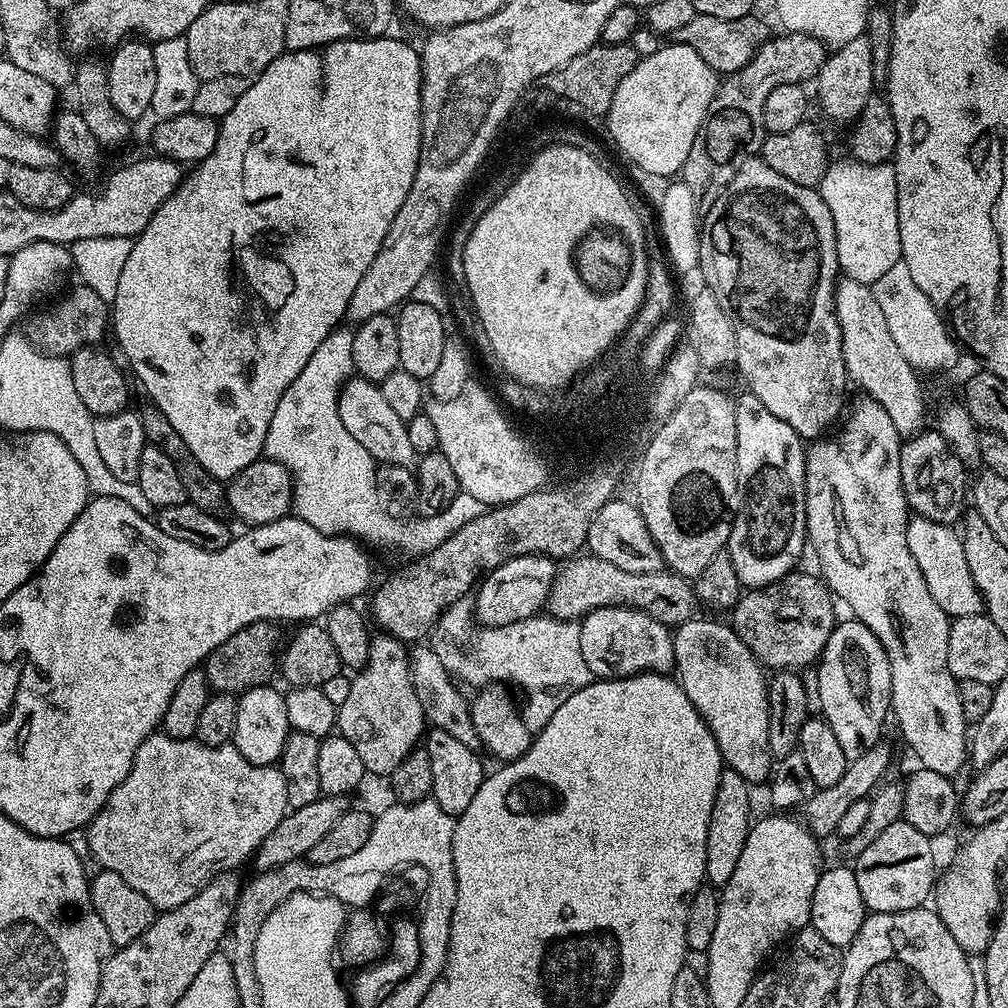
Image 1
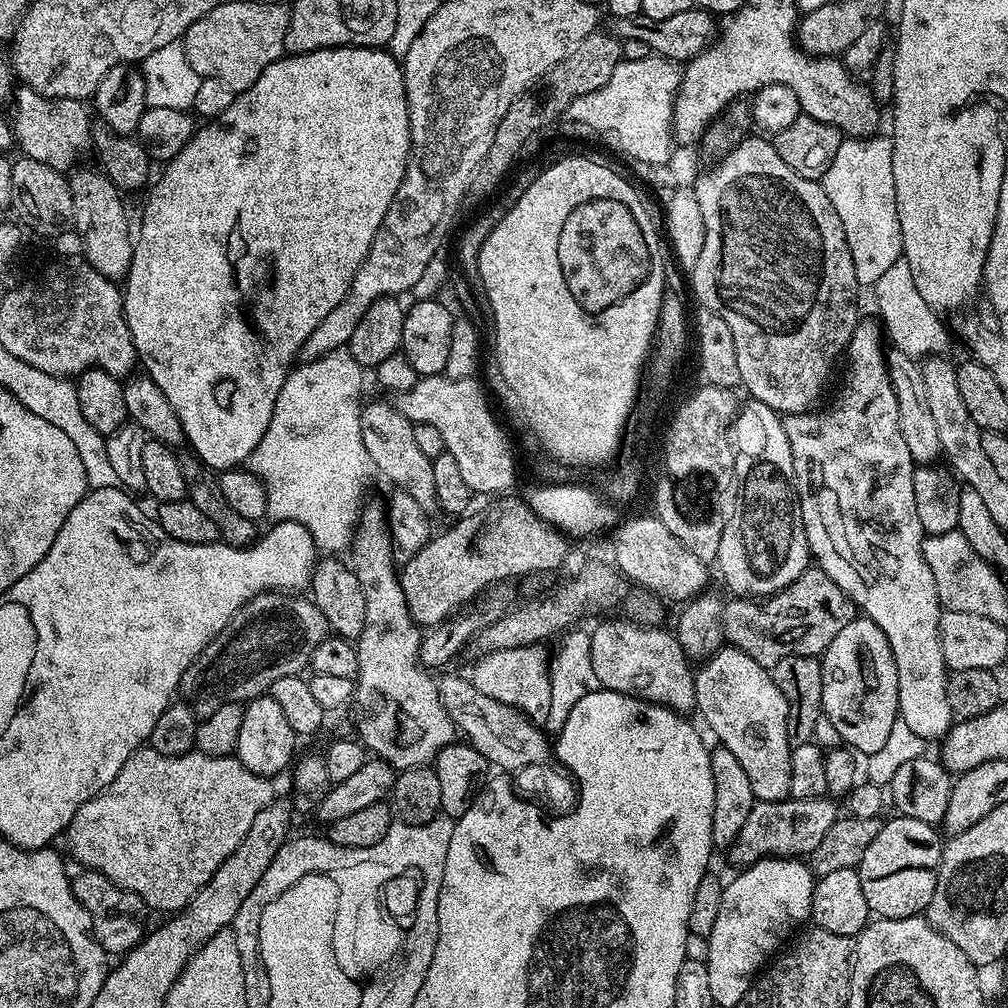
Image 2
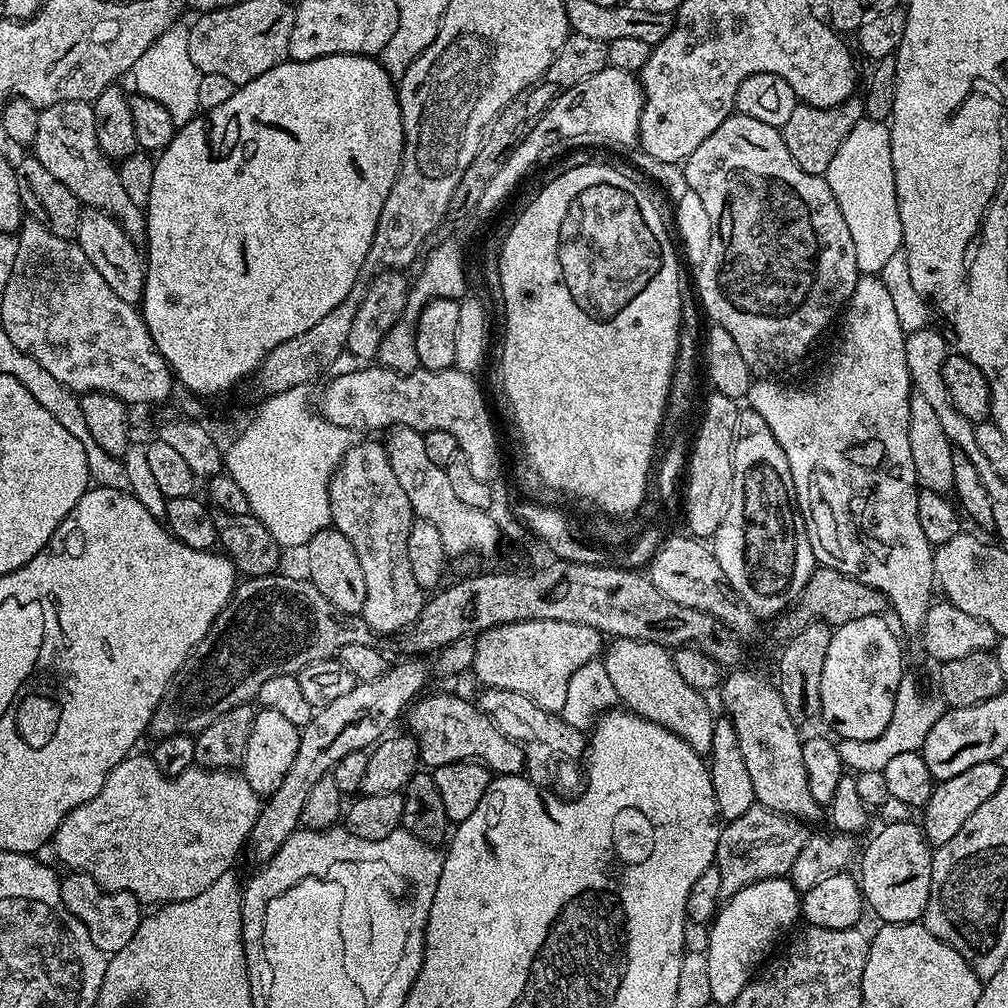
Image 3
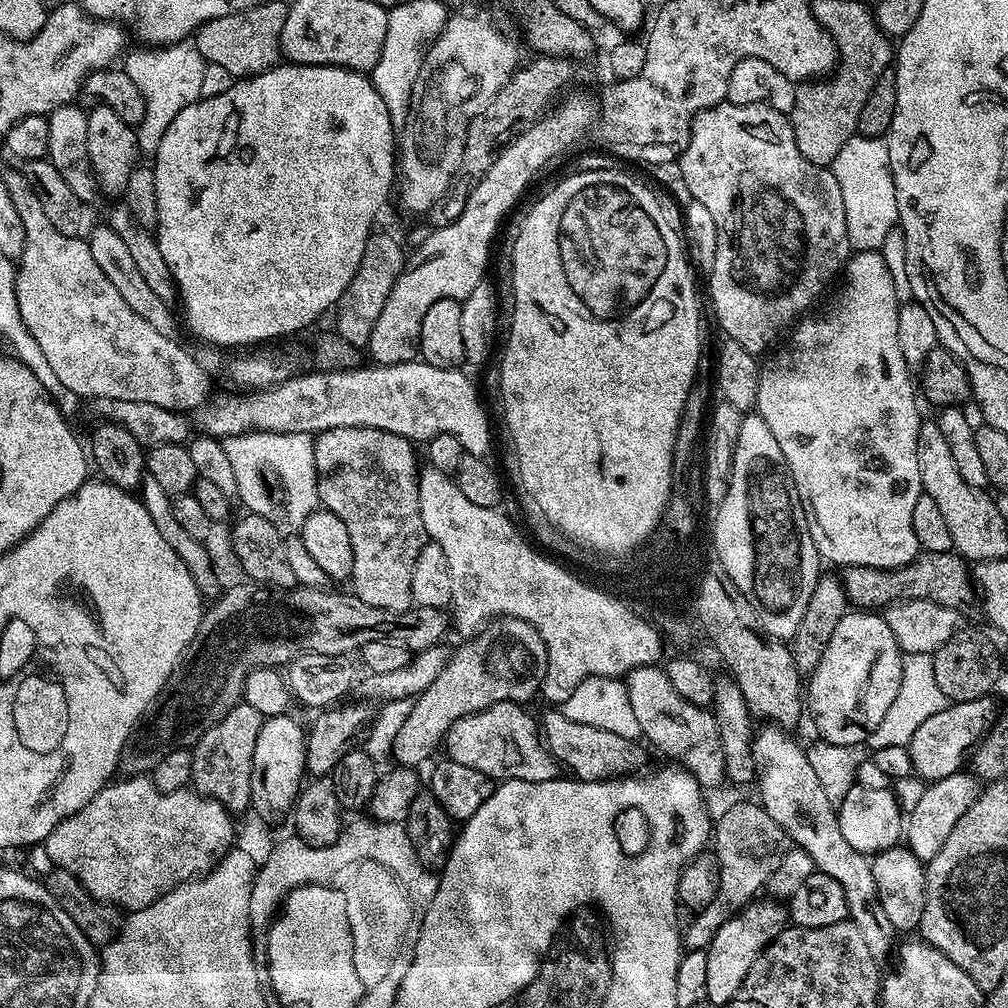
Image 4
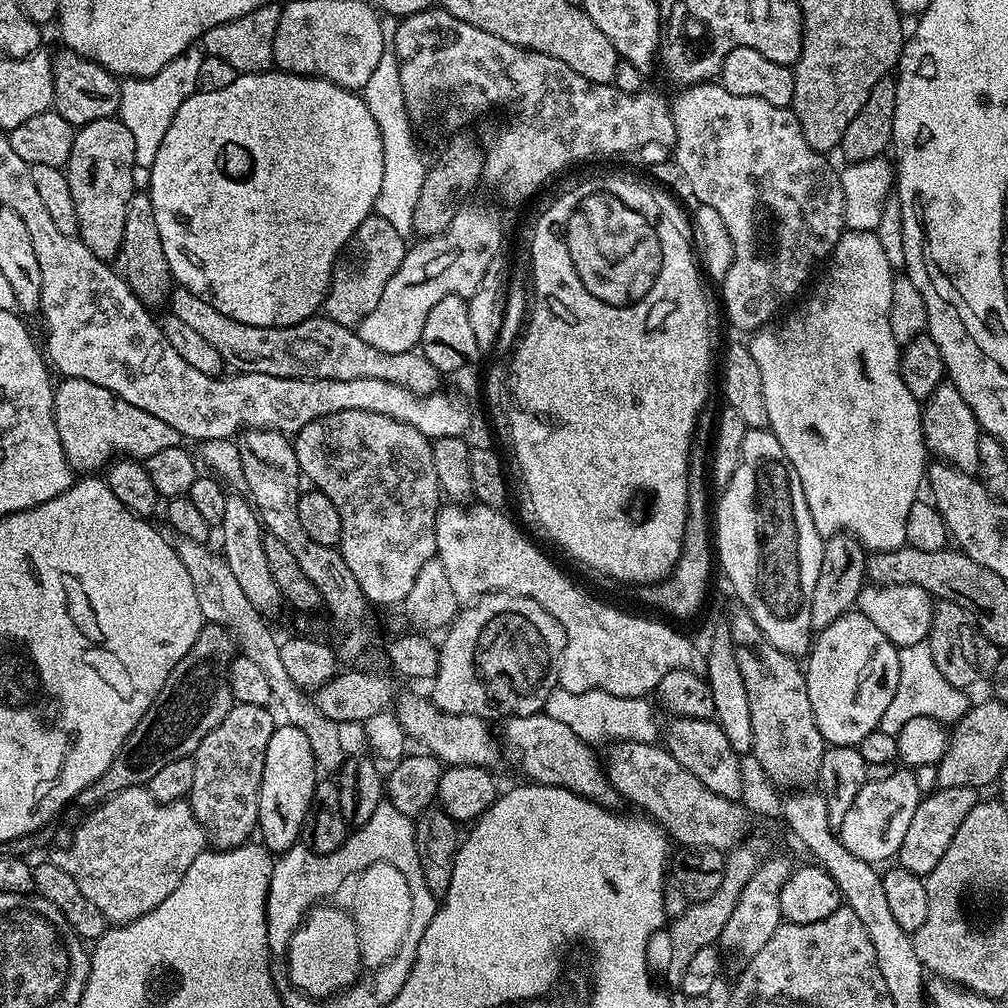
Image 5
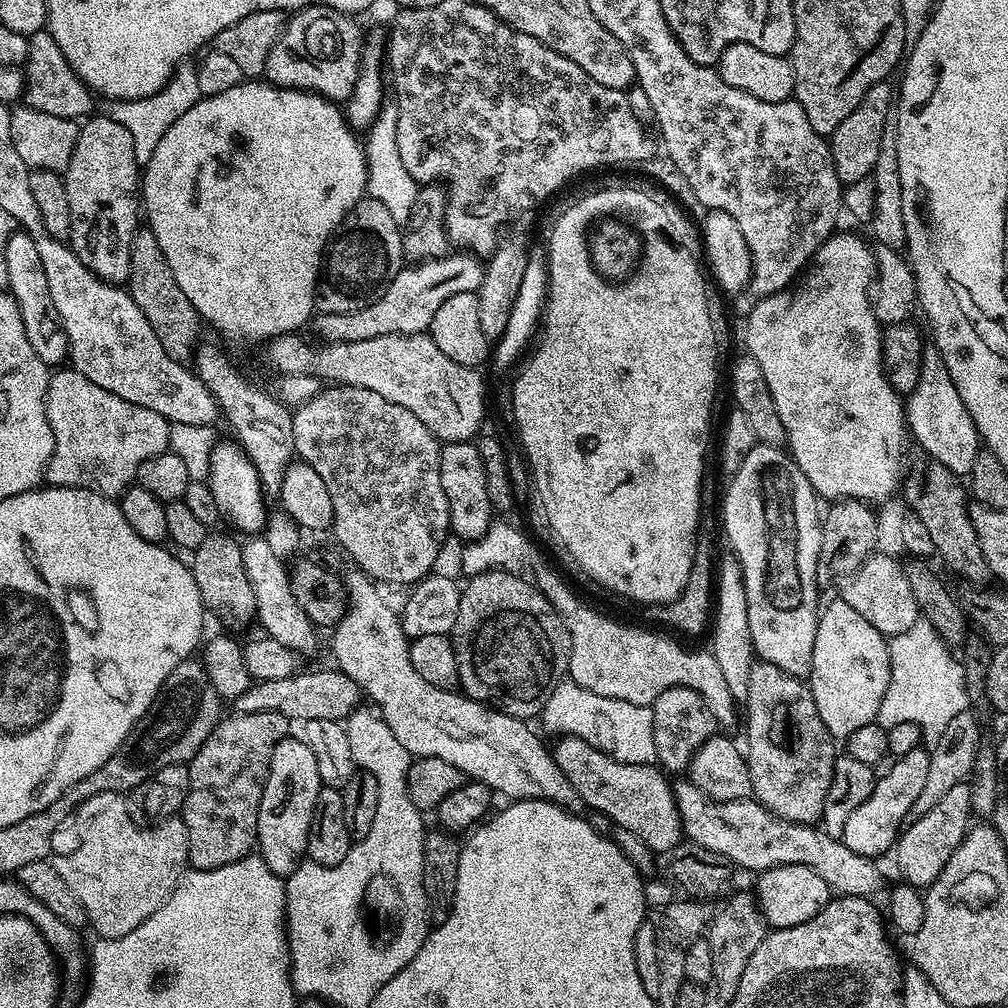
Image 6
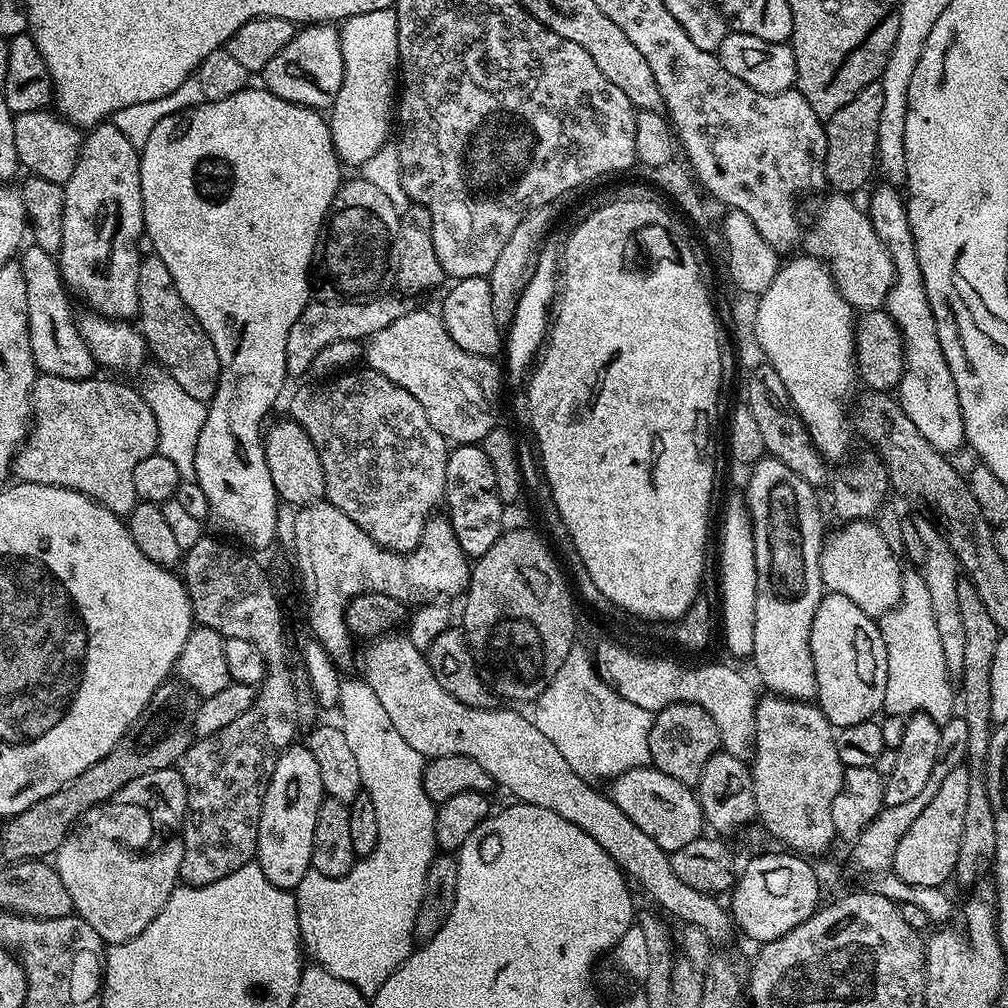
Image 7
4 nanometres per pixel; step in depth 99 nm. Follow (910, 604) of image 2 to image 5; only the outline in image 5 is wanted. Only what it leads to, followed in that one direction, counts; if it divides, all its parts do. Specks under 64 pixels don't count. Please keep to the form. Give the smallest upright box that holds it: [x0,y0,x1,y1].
[746,231,926,553]

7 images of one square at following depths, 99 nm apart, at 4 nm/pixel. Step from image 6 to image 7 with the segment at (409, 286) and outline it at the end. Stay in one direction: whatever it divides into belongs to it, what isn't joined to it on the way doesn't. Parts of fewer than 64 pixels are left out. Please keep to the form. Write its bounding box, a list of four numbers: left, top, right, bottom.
[286,294,406,378]

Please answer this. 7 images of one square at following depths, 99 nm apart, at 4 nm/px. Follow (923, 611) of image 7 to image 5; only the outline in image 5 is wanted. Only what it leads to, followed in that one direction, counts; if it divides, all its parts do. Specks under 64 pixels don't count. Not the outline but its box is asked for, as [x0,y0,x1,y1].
[879,643,969,736]

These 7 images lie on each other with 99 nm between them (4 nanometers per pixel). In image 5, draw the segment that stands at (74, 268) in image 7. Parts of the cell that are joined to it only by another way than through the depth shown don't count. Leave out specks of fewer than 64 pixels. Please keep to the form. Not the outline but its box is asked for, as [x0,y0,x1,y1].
[66,118,138,262]

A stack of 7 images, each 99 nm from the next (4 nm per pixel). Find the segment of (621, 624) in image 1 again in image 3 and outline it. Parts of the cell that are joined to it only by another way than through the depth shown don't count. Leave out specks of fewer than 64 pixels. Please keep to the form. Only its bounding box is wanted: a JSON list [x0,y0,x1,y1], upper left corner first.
[602,638,716,753]

